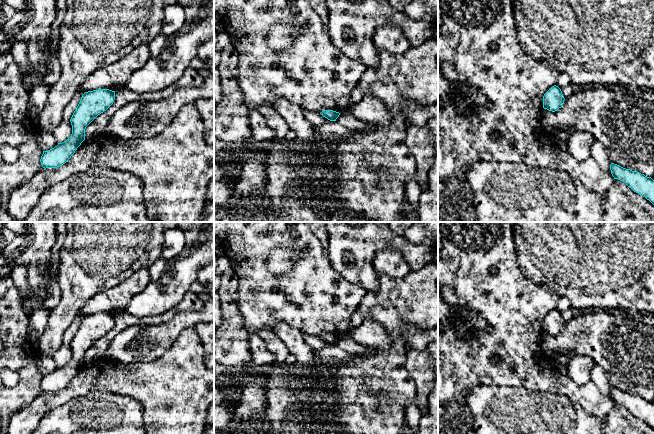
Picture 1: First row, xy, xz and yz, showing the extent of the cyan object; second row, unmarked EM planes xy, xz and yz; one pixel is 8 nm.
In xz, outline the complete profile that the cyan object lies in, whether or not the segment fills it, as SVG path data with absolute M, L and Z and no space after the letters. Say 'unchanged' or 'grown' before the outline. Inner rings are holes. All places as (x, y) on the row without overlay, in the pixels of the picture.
grown; M324 334L320 337L323 341L330 345L337 345L342 350L349 353L368 354L368 347L357 343L353 339L340 338L333 334Z

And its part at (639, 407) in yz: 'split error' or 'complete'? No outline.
complete

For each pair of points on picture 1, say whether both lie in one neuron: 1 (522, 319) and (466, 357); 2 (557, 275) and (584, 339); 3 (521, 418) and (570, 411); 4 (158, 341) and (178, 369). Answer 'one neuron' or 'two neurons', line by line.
1: one neuron
2: two neurons
3: one neuron
4: two neurons

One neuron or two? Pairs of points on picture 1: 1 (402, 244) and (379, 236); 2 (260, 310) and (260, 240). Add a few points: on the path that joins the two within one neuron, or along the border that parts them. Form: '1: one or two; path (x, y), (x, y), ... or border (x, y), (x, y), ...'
1: one; path (396, 241), (385, 238)
2: one; path (262, 293), (257, 285), (257, 257)

